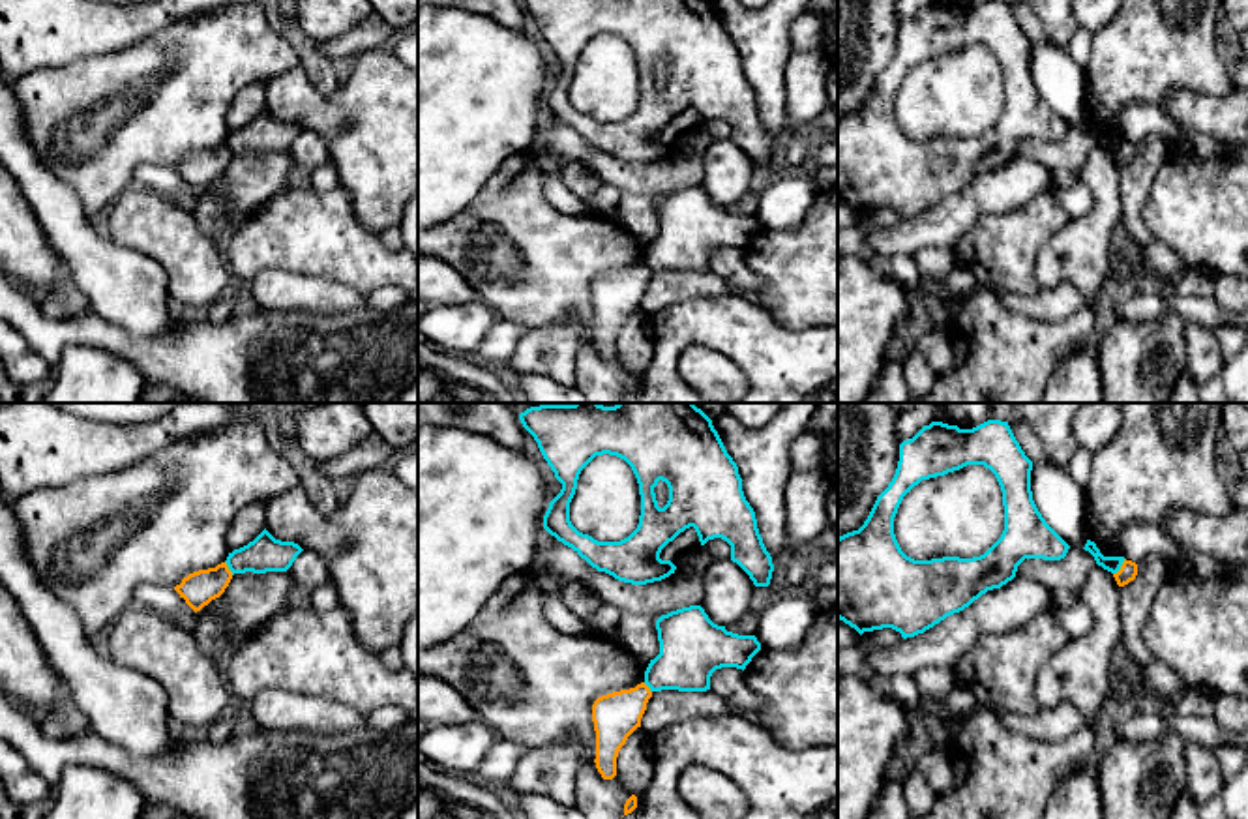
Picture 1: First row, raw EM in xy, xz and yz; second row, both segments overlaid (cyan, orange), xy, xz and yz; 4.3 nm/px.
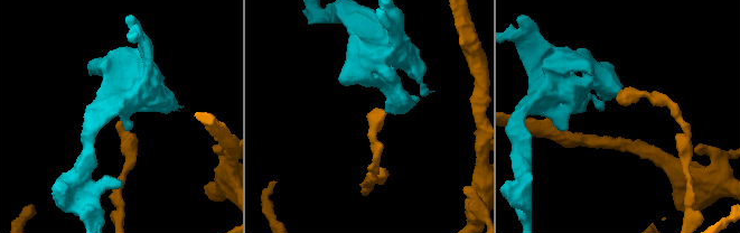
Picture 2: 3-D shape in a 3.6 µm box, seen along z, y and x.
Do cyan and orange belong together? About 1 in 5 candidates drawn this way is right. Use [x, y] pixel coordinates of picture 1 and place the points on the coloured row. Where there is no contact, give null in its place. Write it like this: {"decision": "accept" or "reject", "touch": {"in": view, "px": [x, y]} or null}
{"decision": "reject", "touch": {"in": "yz", "px": [1121, 565]}}

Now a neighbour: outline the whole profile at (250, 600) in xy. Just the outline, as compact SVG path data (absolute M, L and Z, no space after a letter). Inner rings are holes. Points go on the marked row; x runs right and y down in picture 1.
M287 572L234 573L221 594L219 611L230 622L227 641L251 635L272 617L289 611L292 577Z

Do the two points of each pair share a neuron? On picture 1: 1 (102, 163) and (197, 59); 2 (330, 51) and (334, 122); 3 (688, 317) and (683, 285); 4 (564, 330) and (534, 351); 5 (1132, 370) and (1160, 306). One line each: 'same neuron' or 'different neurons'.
1: same neuron
2: different neurons
3: different neurons
4: same neuron
5: different neurons

